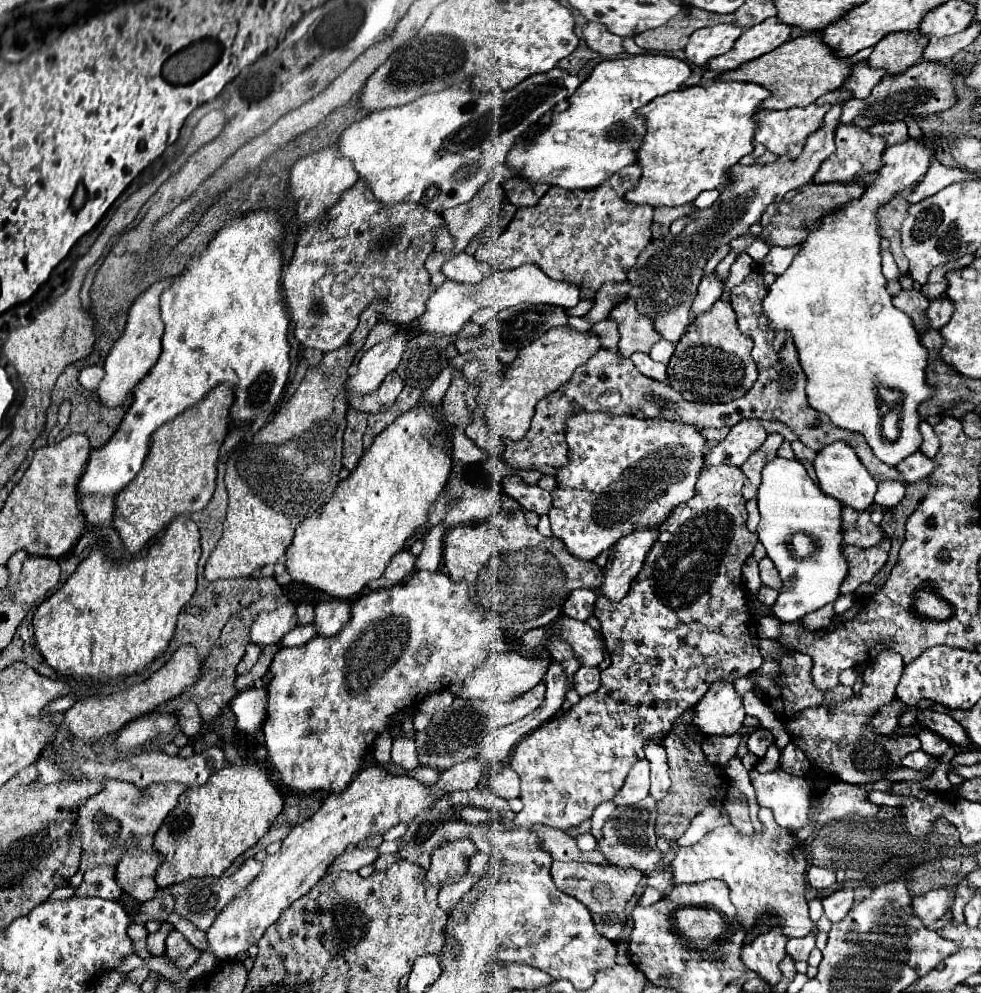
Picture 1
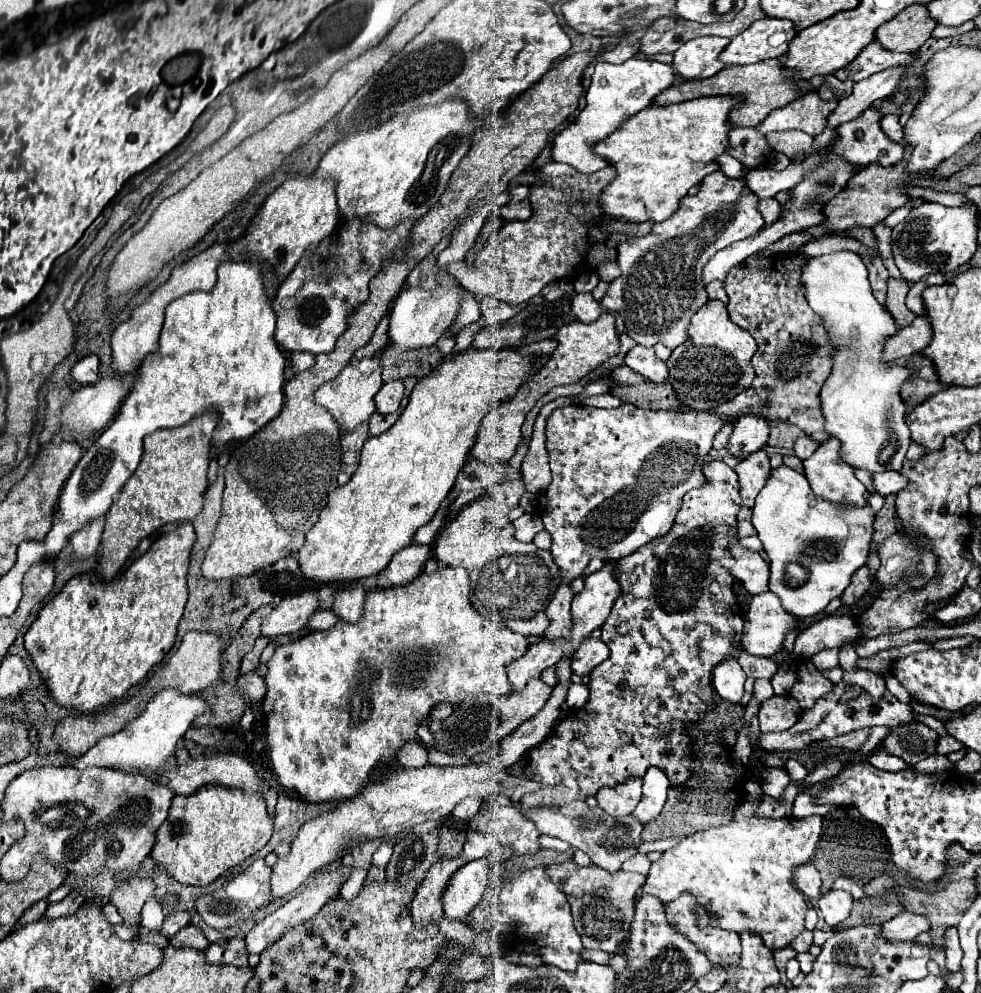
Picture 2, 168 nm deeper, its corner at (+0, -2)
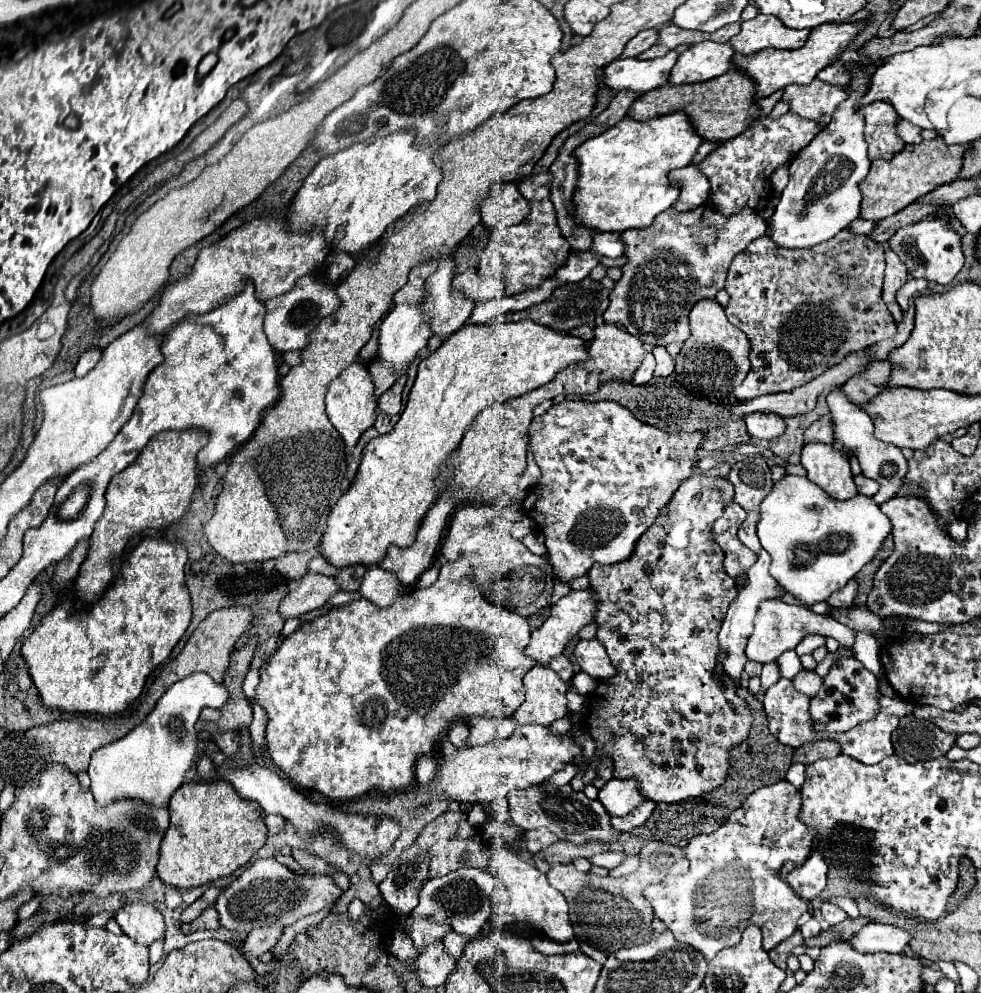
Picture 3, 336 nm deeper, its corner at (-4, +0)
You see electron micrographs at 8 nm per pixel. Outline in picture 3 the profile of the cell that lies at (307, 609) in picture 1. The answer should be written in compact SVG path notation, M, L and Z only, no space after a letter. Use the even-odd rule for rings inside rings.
M348 566L348 568L342 568L334 580L338 582L340 590L346 590L346 592L356 592L360 588L360 582L366 574L366 568L362 566Z

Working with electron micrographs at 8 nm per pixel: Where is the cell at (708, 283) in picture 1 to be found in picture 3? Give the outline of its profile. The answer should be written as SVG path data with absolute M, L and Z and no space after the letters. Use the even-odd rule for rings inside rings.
M858 60L856 78L850 84L850 96L834 112L832 122L804 148L790 164L790 182L768 222L768 236L780 248L810 248L836 236L860 212L858 184L870 170L866 156L868 144L864 140L864 118L856 110L856 102L864 96L866 86L866 60Z

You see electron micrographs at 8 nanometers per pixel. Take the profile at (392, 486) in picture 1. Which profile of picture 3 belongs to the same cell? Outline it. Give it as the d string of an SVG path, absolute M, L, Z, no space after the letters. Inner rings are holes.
M532 320L484 326L468 324L454 332L434 354L420 362L416 382L410 390L408 404L400 420L396 422L396 428L384 436L376 436L366 444L356 478L330 512L326 530L320 540L320 554L336 568L358 564L370 568L380 564L380 560L386 556L388 546L394 544L406 548L408 544L412 544L422 524L422 516L428 514L428 510L442 492L442 486L438 484L442 466L448 462L450 454L460 446L460 440L472 420L476 420L476 416L484 408L496 402L516 400L528 394L530 390L548 384L560 370L582 360L586 360L586 344L580 338L554 332Z

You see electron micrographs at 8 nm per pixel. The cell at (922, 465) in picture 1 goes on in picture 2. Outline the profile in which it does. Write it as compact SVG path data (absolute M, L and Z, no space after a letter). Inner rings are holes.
M880 472L880 474L872 474L872 484L880 496L888 496L904 488L904 476L900 472Z

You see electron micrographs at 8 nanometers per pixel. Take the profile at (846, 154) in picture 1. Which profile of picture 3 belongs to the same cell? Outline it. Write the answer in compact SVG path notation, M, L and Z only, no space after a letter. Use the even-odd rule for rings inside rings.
M872 102L860 110L866 120L864 138L868 142L868 158L890 160L904 148L904 142L896 136L896 110L888 102Z

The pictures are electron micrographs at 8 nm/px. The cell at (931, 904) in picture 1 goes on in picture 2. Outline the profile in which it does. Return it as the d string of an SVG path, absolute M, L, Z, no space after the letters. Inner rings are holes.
M902 912L882 924L882 938L892 944L912 942L918 934L922 934L926 930L928 930L928 920L924 916L918 916L912 912Z

